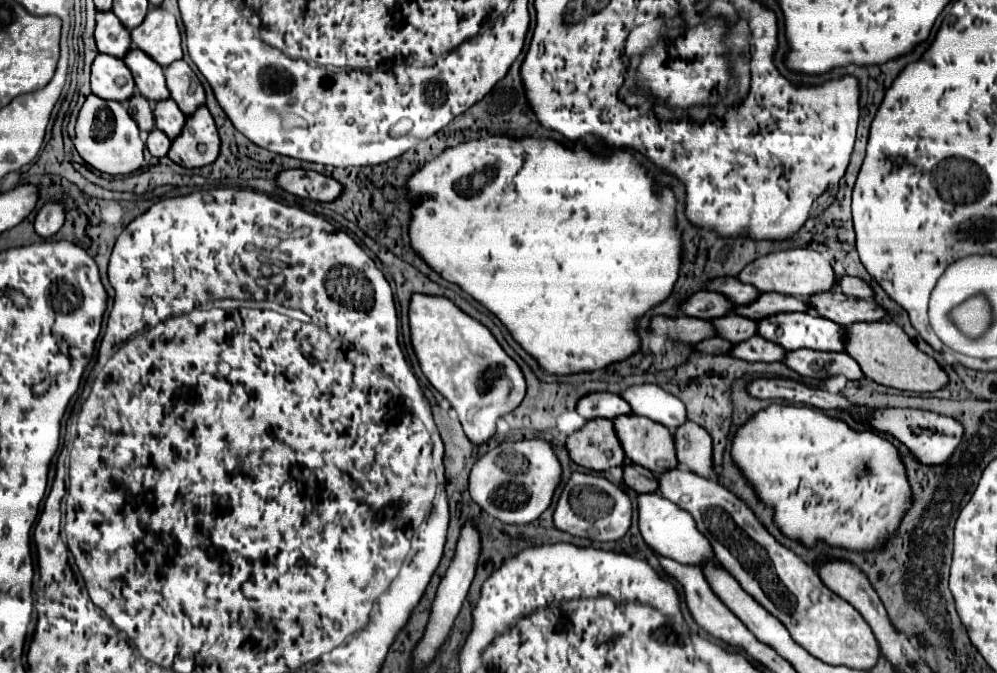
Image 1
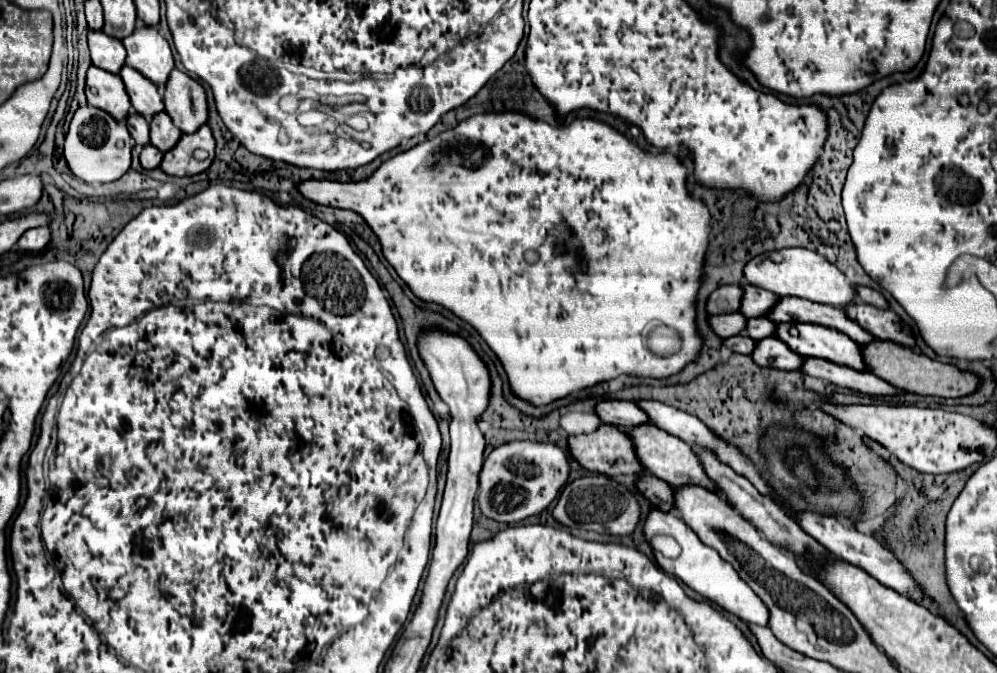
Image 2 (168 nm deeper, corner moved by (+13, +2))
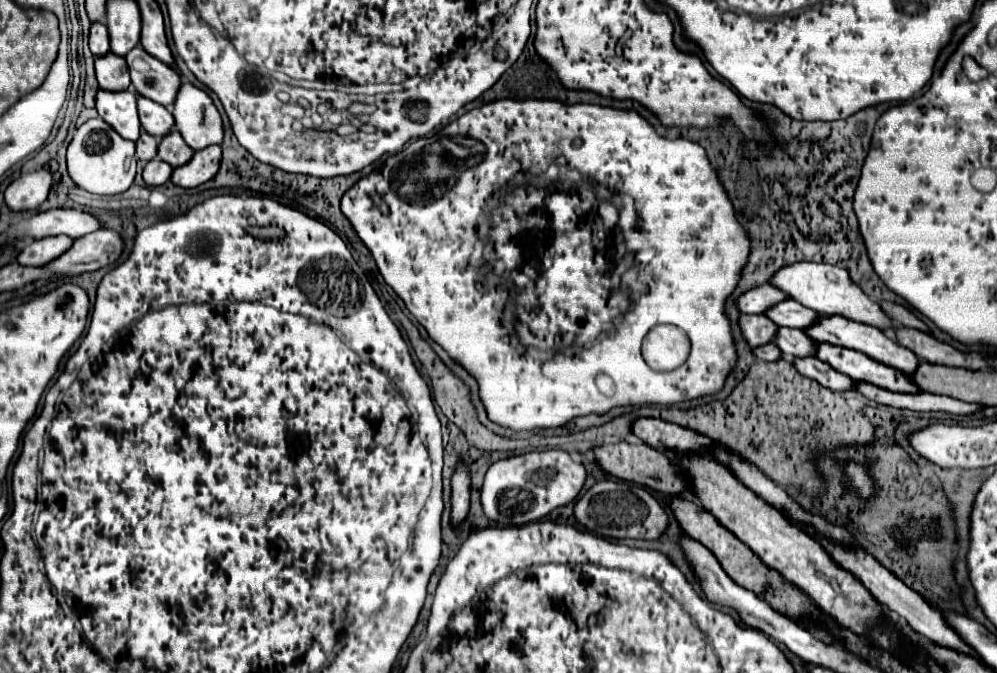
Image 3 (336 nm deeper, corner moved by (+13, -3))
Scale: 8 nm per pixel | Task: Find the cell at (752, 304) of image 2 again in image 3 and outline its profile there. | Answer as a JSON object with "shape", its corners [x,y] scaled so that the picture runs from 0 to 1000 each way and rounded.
{"shape":[[[785,446],[783,452],[777,452],[771,458],[771,464],[767,464],[767,470],[771,470],[771,475],[777,475],[779,484],[791,487],[809,487],[821,473],[819,464],[799,452],[797,446]]]}

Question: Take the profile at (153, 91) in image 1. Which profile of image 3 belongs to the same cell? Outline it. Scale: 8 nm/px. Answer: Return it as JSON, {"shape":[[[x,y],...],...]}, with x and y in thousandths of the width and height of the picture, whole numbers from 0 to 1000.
{"shape":[[[137,143],[137,163],[139,163],[139,178],[141,178],[143,193],[149,196],[151,202],[163,205],[174,190],[176,178],[165,158],[161,158],[145,143]]]}

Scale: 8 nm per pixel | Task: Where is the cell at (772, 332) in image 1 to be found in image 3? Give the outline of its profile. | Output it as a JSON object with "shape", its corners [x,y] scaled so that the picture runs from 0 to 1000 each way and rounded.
{"shape":[[[819,511],[819,532],[827,535],[834,547],[840,547],[840,553],[856,559],[856,565],[868,565],[894,582],[922,582],[910,556],[874,535],[866,523],[840,517],[838,511]]]}

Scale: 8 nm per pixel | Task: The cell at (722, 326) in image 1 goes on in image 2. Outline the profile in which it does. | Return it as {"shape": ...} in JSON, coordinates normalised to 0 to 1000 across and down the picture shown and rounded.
{"shape":[[[759,471],[759,474],[751,474],[751,486],[749,495],[753,504],[763,507],[767,501],[777,501],[779,498],[779,480],[775,480],[769,471]]]}

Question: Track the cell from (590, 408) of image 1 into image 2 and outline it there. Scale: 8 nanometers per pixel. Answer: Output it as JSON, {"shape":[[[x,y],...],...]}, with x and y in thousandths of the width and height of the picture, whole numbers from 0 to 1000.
{"shape":[[[603,596],[599,602],[599,617],[603,626],[623,637],[641,634],[653,626],[651,617],[633,596]]]}

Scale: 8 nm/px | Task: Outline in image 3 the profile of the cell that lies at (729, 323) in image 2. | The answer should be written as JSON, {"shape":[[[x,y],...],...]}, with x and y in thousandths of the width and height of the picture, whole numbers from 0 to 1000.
{"shape":[[[743,467],[741,470],[741,487],[745,502],[749,505],[751,514],[763,514],[775,505],[779,484],[767,473],[767,470],[759,470],[759,467]]]}

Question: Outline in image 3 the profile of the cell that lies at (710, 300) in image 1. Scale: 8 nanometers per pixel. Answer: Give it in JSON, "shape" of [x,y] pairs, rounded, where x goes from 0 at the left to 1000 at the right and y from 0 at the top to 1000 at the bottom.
{"shape":[[[765,422],[763,428],[755,428],[747,437],[743,437],[739,443],[739,458],[745,467],[765,467],[769,458],[773,458],[775,452],[789,446],[791,440],[779,428],[775,428],[773,422]]]}

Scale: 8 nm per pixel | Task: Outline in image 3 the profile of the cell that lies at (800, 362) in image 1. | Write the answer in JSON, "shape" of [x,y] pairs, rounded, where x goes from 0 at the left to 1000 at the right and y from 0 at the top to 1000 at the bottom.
{"shape":[[[860,568],[860,579],[862,585],[866,585],[868,591],[880,597],[880,600],[888,600],[888,603],[896,603],[896,606],[910,606],[910,609],[918,609],[918,612],[954,612],[954,615],[974,615],[980,606],[984,606],[982,600],[970,600],[952,588],[940,588],[940,585],[904,585],[904,582],[892,582],[892,579],[884,579],[878,571],[868,571],[868,568]]]}

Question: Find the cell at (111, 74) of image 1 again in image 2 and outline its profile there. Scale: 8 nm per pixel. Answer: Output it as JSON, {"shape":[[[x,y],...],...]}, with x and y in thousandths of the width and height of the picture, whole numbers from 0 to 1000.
{"shape":[[[89,100],[85,138],[89,156],[107,165],[117,180],[125,180],[131,168],[131,150],[119,111],[109,111],[107,105]]]}

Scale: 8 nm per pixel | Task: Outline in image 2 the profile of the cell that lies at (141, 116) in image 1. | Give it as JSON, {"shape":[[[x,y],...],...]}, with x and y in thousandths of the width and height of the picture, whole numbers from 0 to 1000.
{"shape":[[[131,168],[125,183],[127,183],[127,192],[137,215],[141,215],[141,218],[149,215],[149,183],[145,177],[141,177],[141,171]]]}

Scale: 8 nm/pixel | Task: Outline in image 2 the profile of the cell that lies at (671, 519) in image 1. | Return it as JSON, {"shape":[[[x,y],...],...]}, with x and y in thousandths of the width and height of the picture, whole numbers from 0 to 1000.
{"shape":[[[655,756],[647,774],[647,798],[653,801],[655,795],[673,795],[681,810],[683,810],[683,828],[679,831],[669,831],[669,828],[659,828],[661,840],[665,848],[669,848],[671,854],[679,857],[681,863],[685,863],[689,872],[693,872],[697,881],[701,881],[705,890],[721,899],[723,905],[739,914],[741,920],[755,926],[755,929],[771,929],[771,905],[767,902],[767,896],[755,884],[755,875],[745,866],[745,860],[739,854],[739,848],[735,848],[735,842],[731,842],[731,837],[727,837],[717,816],[709,813],[693,783],[689,783],[681,768],[677,768],[675,762],[665,762],[661,756]]]}

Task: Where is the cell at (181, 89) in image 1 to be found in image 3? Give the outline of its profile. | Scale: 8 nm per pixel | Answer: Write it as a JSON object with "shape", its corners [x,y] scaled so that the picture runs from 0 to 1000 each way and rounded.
{"shape":[[[190,122],[182,125],[178,137],[178,149],[174,152],[174,175],[176,190],[194,223],[222,214],[224,208],[222,172],[214,149],[206,134]]]}

